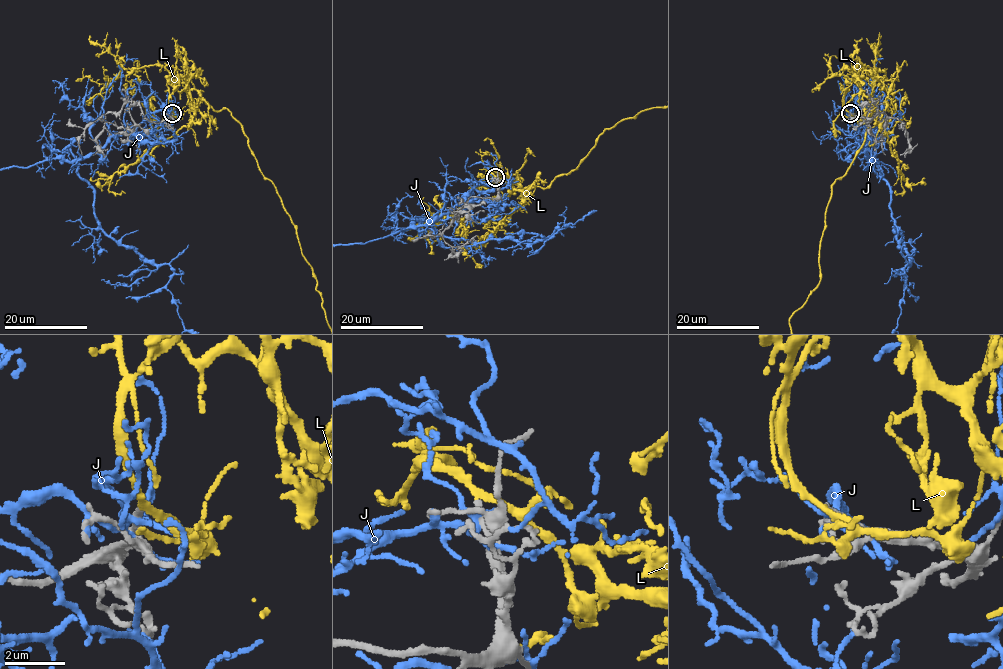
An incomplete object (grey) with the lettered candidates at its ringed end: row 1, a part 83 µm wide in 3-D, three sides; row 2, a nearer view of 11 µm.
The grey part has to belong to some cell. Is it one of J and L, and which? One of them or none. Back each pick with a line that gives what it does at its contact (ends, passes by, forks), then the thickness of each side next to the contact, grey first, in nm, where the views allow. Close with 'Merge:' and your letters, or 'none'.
L: it passes by | 200/200 nm
Merge: L

